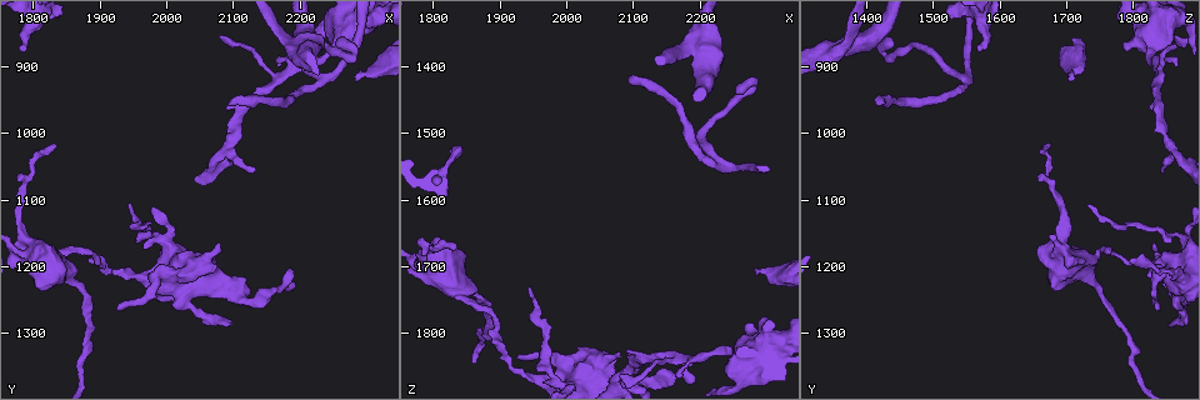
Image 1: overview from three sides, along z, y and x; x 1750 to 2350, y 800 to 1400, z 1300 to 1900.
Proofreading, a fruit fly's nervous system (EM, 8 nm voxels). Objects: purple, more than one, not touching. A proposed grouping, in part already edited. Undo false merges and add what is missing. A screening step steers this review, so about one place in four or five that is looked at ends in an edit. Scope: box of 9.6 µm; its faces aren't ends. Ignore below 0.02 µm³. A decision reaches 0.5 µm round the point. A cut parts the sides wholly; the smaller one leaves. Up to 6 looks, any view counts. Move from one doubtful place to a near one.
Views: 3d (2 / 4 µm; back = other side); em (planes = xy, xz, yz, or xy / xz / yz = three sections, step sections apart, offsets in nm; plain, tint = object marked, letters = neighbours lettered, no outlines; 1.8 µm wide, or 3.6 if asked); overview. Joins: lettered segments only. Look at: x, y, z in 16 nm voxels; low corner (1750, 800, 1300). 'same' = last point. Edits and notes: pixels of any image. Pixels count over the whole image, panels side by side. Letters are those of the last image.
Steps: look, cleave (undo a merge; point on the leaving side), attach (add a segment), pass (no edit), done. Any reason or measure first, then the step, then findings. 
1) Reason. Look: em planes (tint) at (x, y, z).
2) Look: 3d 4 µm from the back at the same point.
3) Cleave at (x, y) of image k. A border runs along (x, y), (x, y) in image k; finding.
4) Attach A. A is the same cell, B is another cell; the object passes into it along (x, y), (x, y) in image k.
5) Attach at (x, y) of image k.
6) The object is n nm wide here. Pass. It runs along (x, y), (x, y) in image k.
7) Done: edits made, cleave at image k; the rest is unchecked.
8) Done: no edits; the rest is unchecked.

An open end. Look: em xz step 16 (letters) at (2285, 920, 1705).

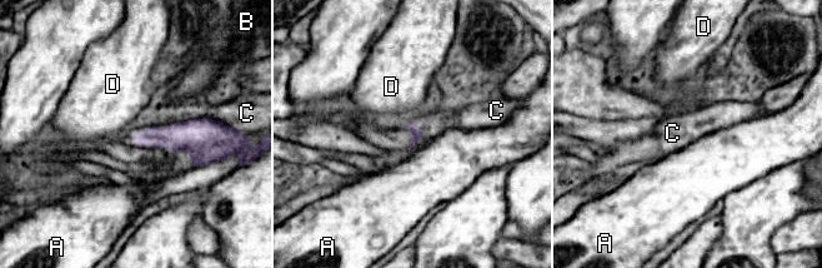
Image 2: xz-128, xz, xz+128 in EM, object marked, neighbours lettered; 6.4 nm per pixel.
Pass. A, B, C and D are other cells; a border runs along (409, 123), (417, 124), (426, 132) in image 2; none of them fits.

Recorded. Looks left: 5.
Thick turns thin. Look: 3d 4 µm at (2255, 860, 1840).

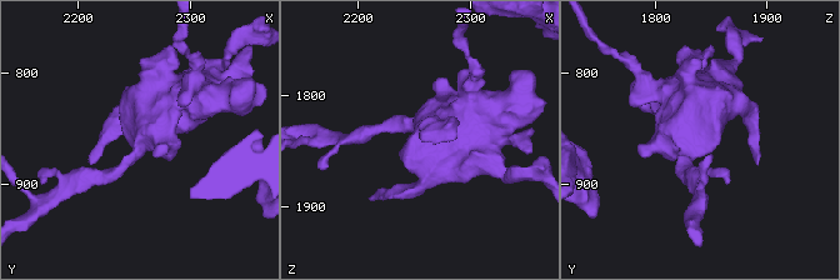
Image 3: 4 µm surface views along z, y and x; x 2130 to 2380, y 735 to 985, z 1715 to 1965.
Need the tissue. Look: em planes (tint) at (2260, 856, 1842).

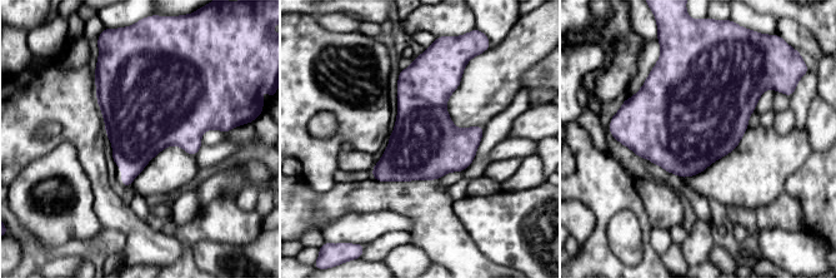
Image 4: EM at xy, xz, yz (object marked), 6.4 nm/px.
See the neighbours. Look: em planes (letters) at the same point.

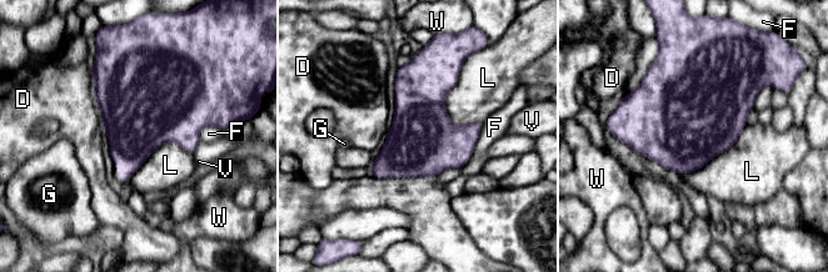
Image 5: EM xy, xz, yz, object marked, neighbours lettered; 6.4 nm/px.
Pass. D, F, G, L, V and W are other cells; a border runs along (464, 63), (444, 100), (455, 126) in image 5; continuous, no second cell.

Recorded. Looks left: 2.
Three-way junction. Look: em planes (tint) at (2225, 925, 1545).

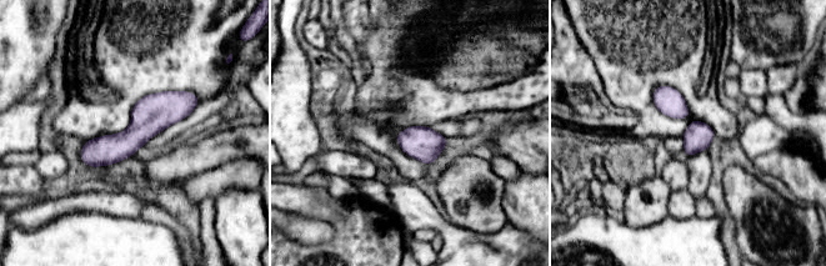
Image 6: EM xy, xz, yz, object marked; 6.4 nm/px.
Look: em planes (letters) at the same point.

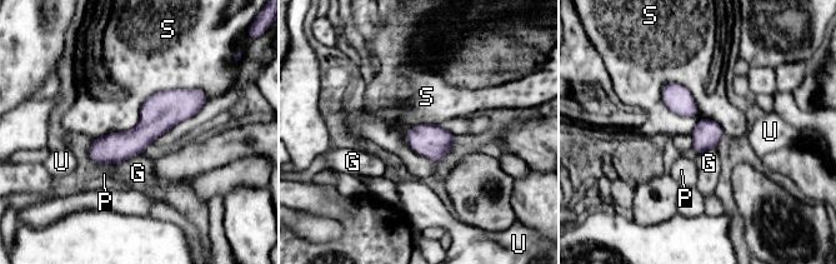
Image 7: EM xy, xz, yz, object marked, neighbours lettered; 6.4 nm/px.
Pass. G, P, S and U are other cells; it runs along (203, 96), (91, 153) in image 7; all the same cell.

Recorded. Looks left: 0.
Done: no edits; the rest is unchecked.

